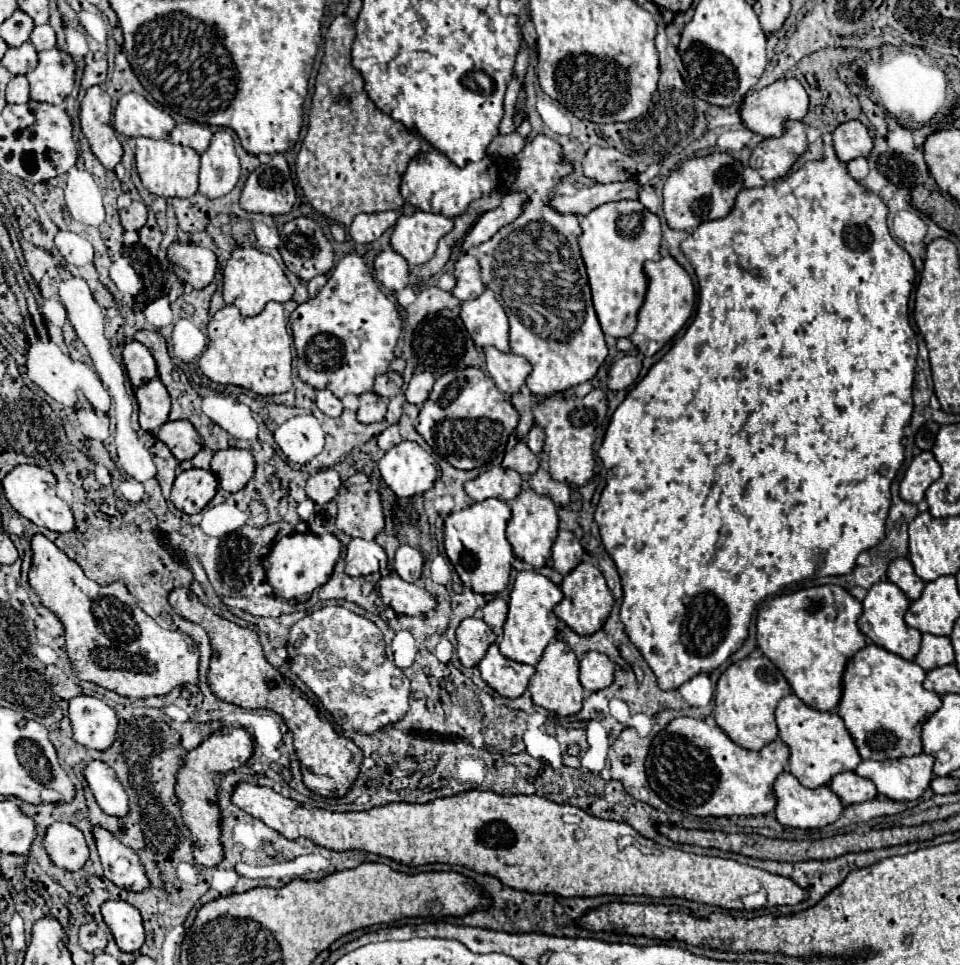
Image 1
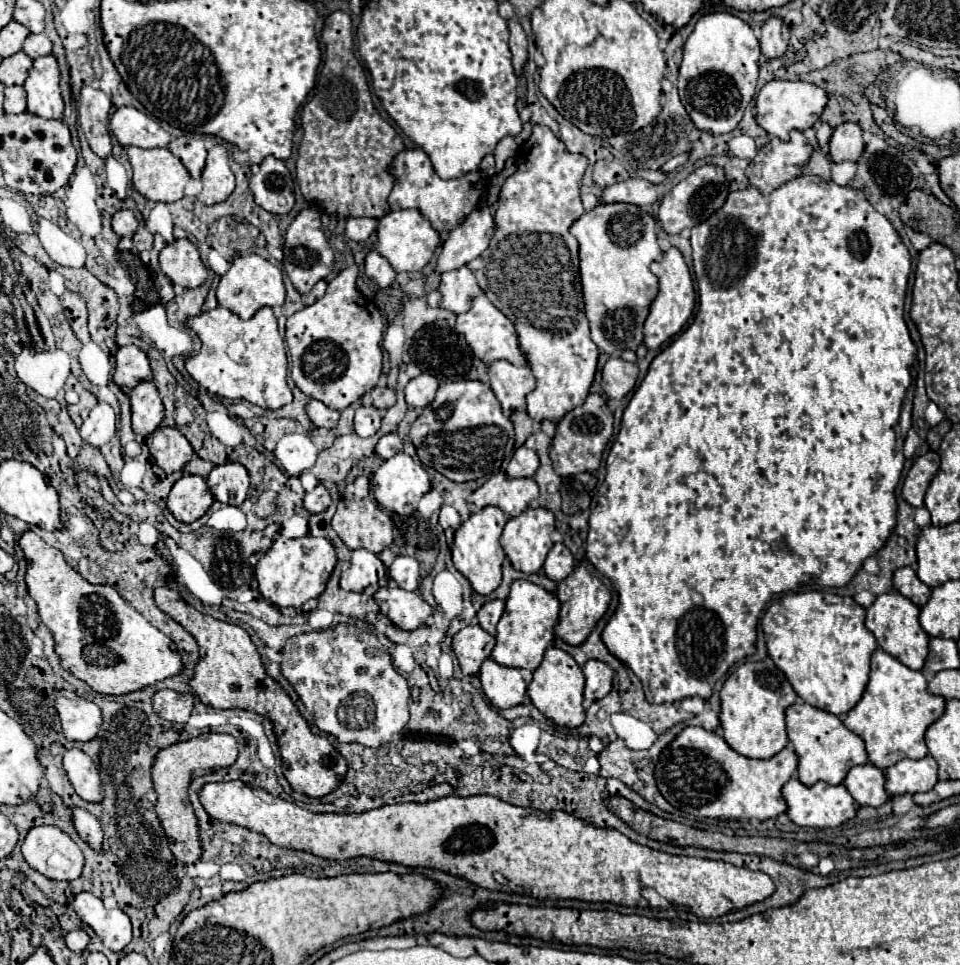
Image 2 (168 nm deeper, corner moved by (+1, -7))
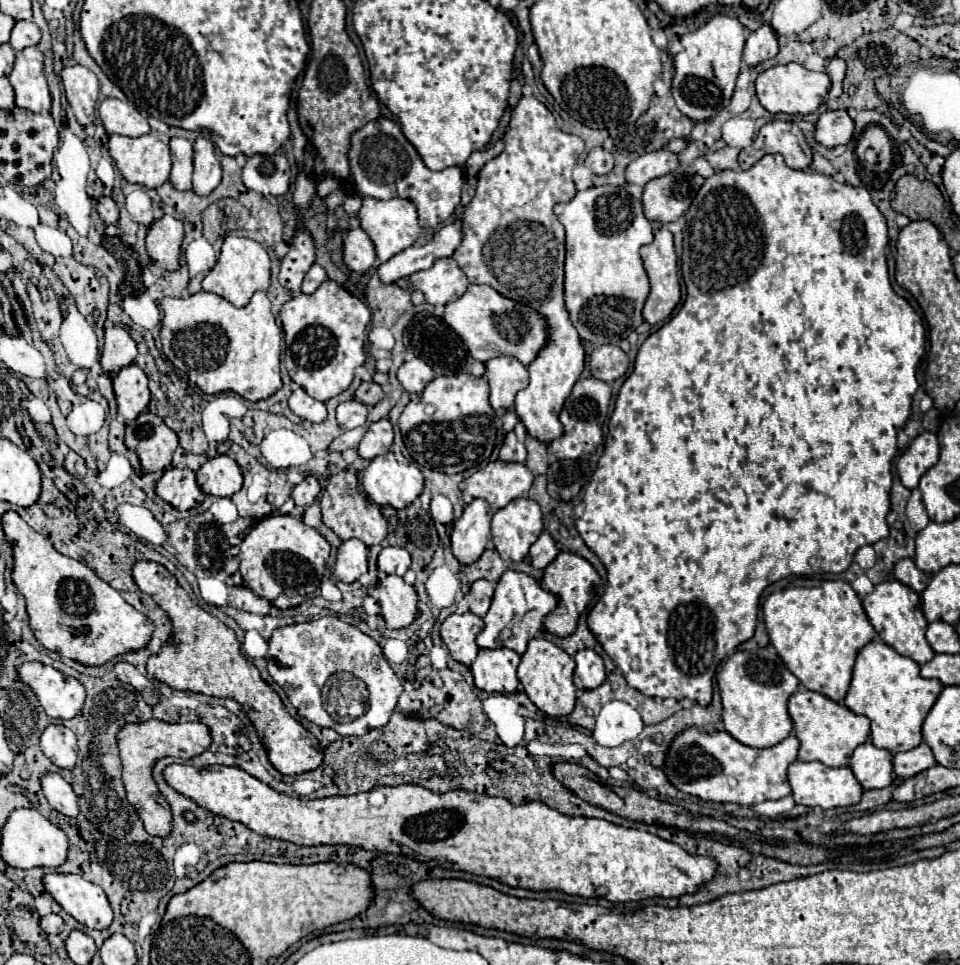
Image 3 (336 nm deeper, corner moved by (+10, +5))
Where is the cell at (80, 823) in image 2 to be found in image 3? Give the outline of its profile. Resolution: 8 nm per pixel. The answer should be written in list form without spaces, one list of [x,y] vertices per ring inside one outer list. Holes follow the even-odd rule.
[[[44,773],[40,777],[42,793],[48,799],[48,803],[60,811],[62,815],[78,815],[78,801],[72,787],[62,779],[58,773]]]

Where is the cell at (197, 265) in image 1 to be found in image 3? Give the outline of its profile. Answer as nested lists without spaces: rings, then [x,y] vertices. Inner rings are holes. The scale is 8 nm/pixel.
[[[164,215],[162,219],[156,219],[148,227],[146,251],[158,267],[176,271],[180,267],[178,259],[180,259],[182,237],[184,237],[182,221],[174,219],[172,215]]]

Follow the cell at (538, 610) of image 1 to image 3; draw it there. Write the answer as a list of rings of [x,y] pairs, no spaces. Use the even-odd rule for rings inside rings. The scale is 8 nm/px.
[[[506,571],[494,591],[492,605],[484,617],[484,629],[476,637],[478,647],[484,649],[496,649],[496,647],[508,647],[522,655],[526,651],[526,643],[536,637],[536,633],[542,629],[544,617],[554,611],[558,605],[558,599],[546,591],[534,577],[518,571]]]

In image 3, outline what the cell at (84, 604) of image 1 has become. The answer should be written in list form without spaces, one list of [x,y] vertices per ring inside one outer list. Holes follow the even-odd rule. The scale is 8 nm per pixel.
[[[16,511],[2,515],[2,529],[14,551],[12,581],[26,599],[30,629],[48,651],[56,651],[82,665],[104,665],[112,657],[148,643],[154,631],[150,619],[130,607],[116,589],[84,563],[58,553]]]

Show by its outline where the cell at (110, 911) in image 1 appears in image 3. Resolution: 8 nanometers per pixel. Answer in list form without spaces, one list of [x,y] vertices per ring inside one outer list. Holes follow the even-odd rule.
[[[48,873],[42,883],[54,901],[78,923],[90,929],[106,929],[112,923],[112,907],[98,885],[74,873]]]

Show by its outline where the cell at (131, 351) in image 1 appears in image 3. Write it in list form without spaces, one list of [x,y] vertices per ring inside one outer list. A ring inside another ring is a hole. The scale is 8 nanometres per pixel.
[[[106,327],[104,349],[102,349],[102,369],[110,375],[116,375],[122,367],[134,363],[138,355],[136,343],[124,327]]]

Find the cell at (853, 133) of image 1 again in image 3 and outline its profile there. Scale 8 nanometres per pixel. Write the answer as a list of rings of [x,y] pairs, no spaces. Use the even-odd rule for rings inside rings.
[[[824,111],[818,119],[818,143],[824,147],[846,145],[854,133],[854,121],[846,111]]]

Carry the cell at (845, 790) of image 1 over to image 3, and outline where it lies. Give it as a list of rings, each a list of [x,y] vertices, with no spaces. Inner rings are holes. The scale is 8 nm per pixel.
[[[870,741],[856,747],[850,767],[864,789],[882,789],[890,787],[894,781],[892,753],[888,749],[874,747]]]

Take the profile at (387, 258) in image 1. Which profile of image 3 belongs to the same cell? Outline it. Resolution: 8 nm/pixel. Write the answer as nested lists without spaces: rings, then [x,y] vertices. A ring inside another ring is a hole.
[[[360,227],[346,231],[342,255],[344,255],[344,265],[356,273],[366,273],[376,263],[374,243],[370,241],[370,237]]]

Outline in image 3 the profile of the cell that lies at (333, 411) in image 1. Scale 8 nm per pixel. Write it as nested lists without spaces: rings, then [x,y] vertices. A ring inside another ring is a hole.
[[[296,389],[290,395],[288,405],[290,405],[292,413],[298,415],[300,419],[306,419],[312,423],[322,423],[326,419],[326,405],[322,401],[312,399],[304,389]]]

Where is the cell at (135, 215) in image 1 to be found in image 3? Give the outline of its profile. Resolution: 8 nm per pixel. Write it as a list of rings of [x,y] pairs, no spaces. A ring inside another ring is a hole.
[[[100,197],[96,209],[98,209],[100,219],[102,219],[106,225],[108,225],[108,223],[118,223],[118,205],[116,205],[116,201],[114,201],[112,197]]]

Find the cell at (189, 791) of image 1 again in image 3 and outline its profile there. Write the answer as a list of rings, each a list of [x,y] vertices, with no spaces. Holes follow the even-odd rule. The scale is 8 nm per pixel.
[[[150,719],[144,723],[126,723],[116,733],[120,761],[122,761],[122,781],[126,789],[126,799],[132,803],[140,815],[144,829],[150,835],[168,835],[172,825],[172,815],[166,799],[162,799],[150,771],[158,757],[194,757],[210,747],[210,729],[200,721],[194,723],[166,723],[160,719]]]

